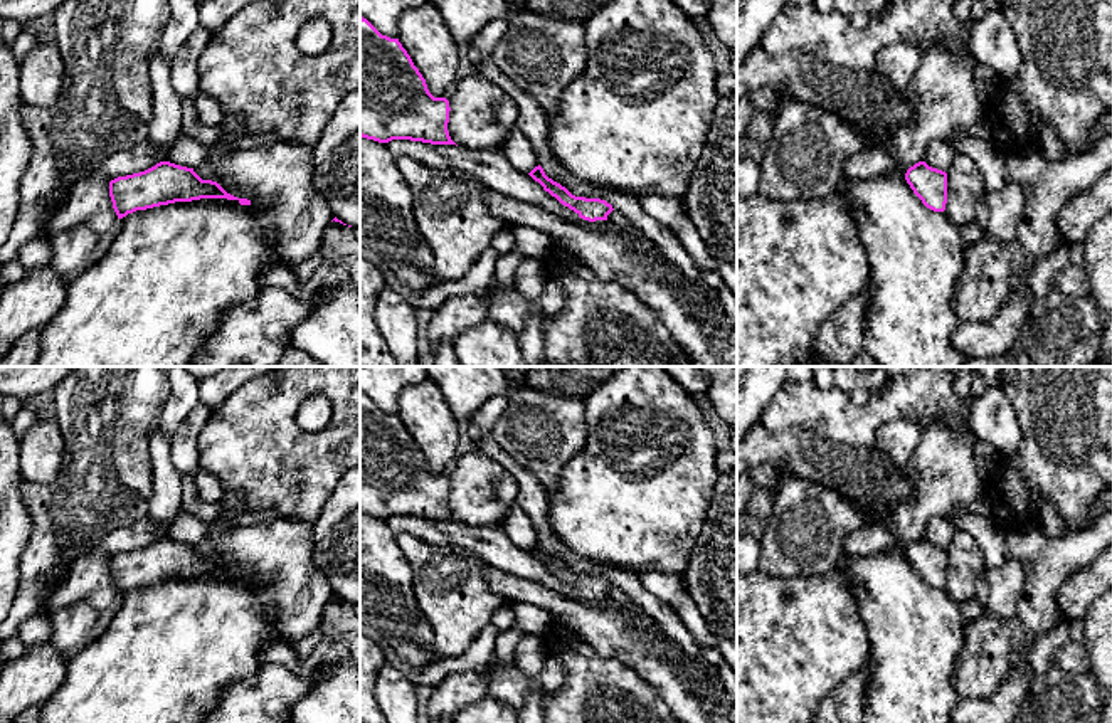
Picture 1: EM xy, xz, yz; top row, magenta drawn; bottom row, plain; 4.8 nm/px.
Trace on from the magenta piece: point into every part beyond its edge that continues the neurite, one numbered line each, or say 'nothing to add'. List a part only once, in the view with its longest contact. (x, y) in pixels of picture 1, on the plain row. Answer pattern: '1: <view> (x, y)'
nothing to add

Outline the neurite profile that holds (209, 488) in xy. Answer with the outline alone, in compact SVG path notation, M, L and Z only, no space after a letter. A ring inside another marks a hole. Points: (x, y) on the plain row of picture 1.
M199 466L199 471L195 474L195 484L199 498L204 503L219 504L225 494L225 489L222 488L220 481L214 474L205 471L202 466Z

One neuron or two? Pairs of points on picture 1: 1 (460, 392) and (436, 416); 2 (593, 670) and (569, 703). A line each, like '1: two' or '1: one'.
1: two
2: one

